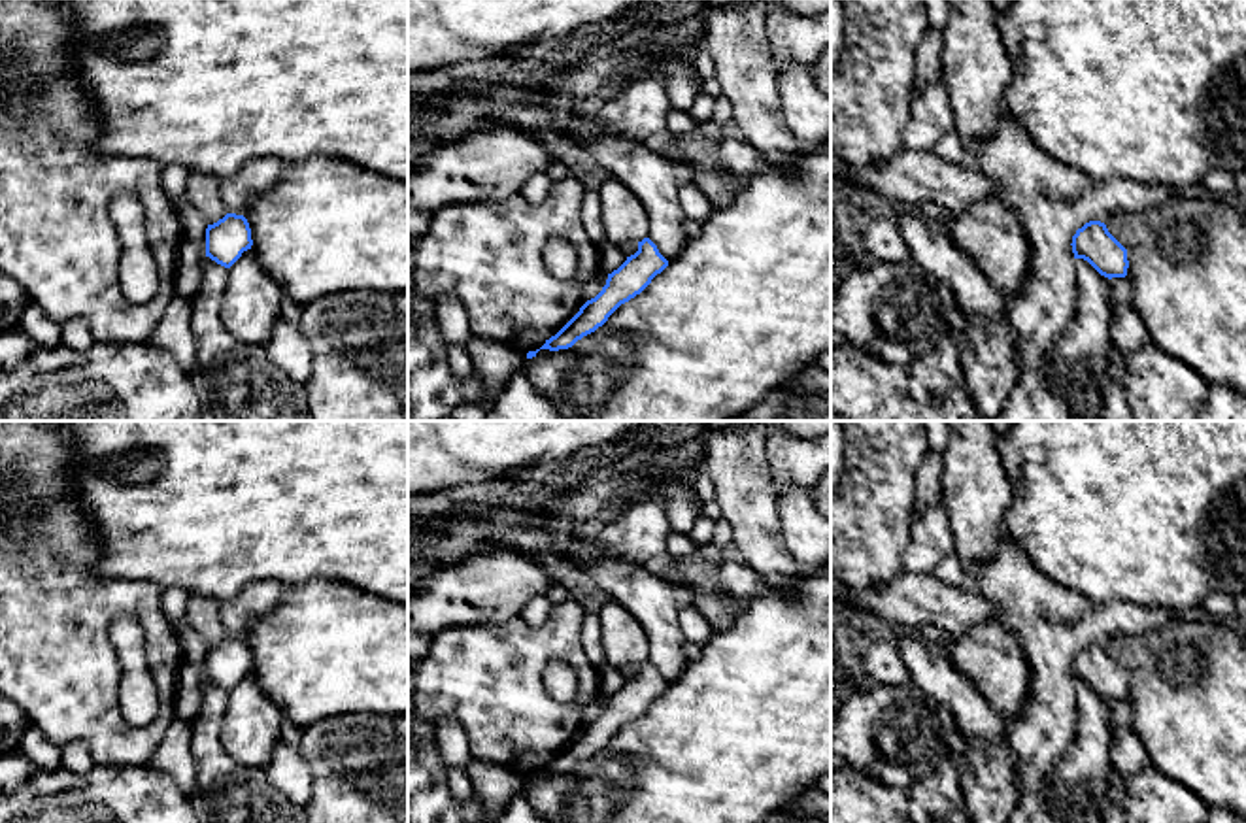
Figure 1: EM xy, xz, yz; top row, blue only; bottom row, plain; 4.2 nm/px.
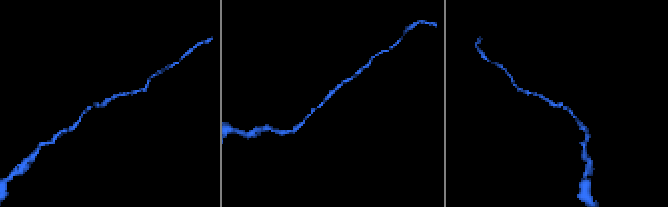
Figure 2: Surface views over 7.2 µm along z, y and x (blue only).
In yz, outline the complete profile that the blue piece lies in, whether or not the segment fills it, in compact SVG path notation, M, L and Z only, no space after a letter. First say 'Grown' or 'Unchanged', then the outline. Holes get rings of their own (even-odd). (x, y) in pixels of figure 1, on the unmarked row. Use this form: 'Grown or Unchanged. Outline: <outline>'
Unchanged. Outline: M1089 644L1072 659L1074 681L1087 683L1101 698L1125 700L1127 672L1108 655L1101 644Z

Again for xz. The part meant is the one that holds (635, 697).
Unchanged. Outline: M644 661L638 664L638 674L608 697L602 714L587 723L540 772L559 774L572 770L578 763L602 749L621 727L640 717L666 689L668 683L659 676L657 668Z

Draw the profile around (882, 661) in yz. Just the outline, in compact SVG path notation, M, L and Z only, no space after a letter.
M874 642L863 655L863 668L868 683L906 685L910 672L893 642Z

